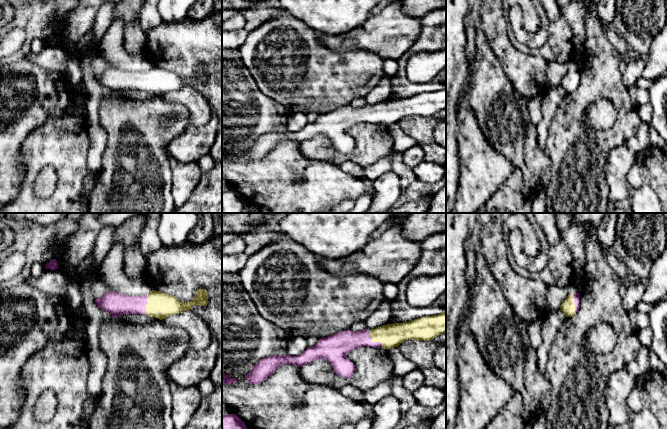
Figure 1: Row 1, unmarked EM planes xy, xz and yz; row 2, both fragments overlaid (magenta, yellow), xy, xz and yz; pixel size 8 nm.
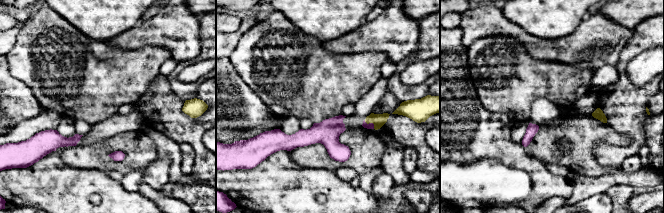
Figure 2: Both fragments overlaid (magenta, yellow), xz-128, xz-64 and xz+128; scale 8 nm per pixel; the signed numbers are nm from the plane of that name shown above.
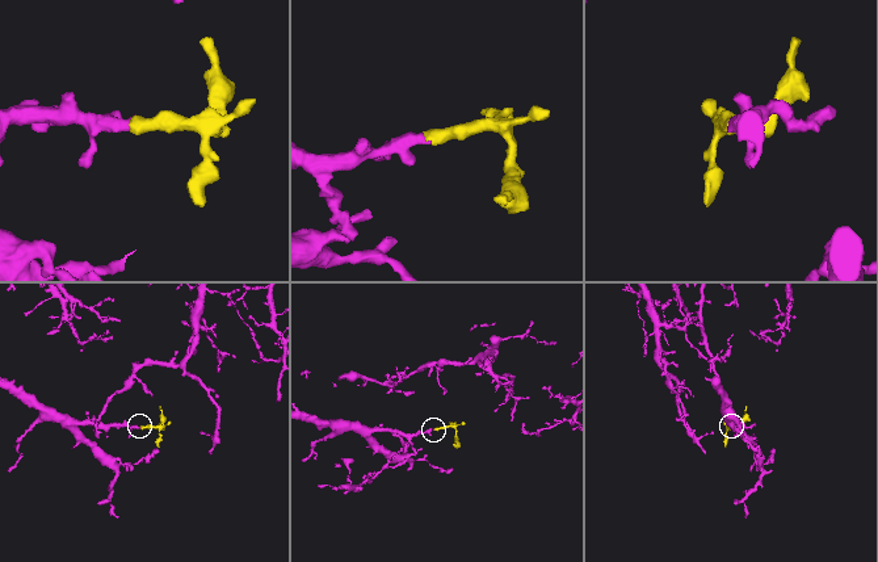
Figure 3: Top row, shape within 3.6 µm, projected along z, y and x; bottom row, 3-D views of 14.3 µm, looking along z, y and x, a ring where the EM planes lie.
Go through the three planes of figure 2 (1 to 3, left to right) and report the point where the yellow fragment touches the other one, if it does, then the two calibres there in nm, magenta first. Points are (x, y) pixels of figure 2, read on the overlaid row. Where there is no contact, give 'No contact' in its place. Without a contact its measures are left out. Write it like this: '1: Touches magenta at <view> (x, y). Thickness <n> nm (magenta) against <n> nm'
1: No contact
2: Touches magenta at xz-64 (371, 123). Thickness 50 nm (magenta) against 100 nm
3: No contact

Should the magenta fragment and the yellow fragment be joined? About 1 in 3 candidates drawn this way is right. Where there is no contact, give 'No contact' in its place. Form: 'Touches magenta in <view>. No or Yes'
Touches magenta in xz. Yes

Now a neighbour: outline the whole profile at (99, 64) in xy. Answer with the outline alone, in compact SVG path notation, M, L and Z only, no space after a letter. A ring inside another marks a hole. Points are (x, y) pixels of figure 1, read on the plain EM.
M96 53L91 60L91 67L96 75L103 73L108 68L111 68L112 65L106 59Z

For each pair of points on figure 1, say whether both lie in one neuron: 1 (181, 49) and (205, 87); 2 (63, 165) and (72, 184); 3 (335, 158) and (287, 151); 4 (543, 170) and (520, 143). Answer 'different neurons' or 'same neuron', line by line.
1: same neuron
2: same neuron
3: different neurons
4: same neuron

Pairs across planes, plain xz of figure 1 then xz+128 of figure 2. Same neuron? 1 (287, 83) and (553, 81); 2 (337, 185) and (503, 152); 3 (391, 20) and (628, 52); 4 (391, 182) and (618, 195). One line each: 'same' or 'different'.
1: same
2: same
3: different
4: different

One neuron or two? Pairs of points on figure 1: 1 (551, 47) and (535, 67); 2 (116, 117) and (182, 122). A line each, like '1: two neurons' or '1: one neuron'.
1: two neurons
2: one neuron

